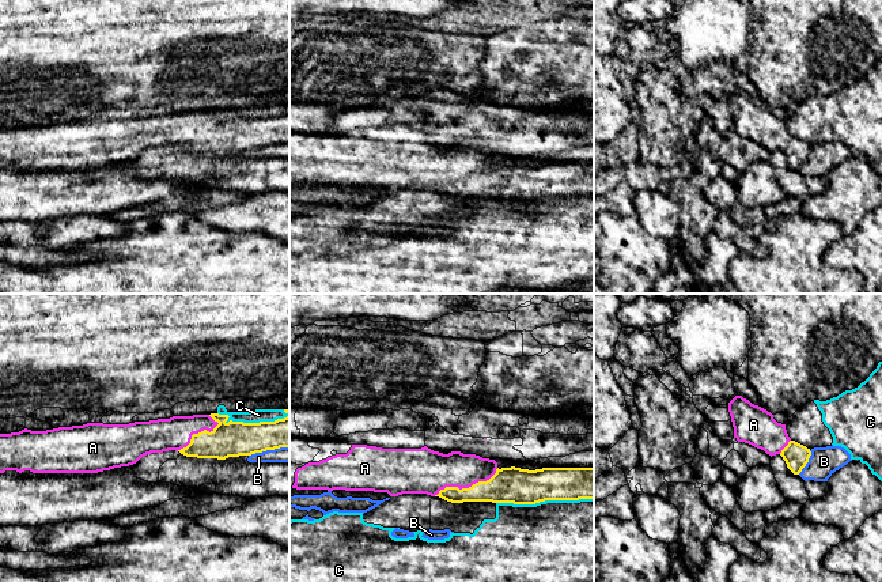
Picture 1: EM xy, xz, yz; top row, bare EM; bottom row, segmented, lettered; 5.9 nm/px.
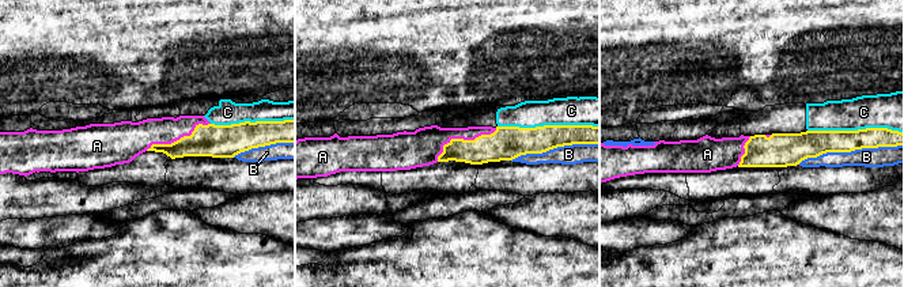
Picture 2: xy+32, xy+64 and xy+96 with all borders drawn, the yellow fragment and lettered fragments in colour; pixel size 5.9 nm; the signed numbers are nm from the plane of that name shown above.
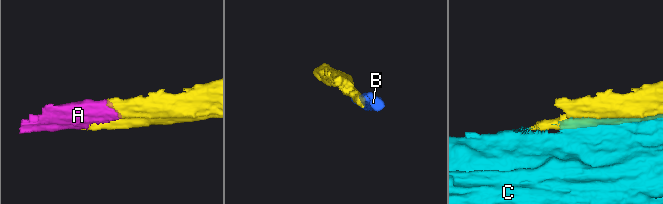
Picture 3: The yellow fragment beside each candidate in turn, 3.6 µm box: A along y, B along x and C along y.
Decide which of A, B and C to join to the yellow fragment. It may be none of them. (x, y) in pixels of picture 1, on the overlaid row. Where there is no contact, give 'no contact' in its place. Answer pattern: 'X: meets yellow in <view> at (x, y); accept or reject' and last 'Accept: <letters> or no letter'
A: meets yellow in xz at (466, 488); accept
B: meets yellow in yz at (807, 461); reject
C: meets yellow in xz at (544, 501); reject
Accept: A

